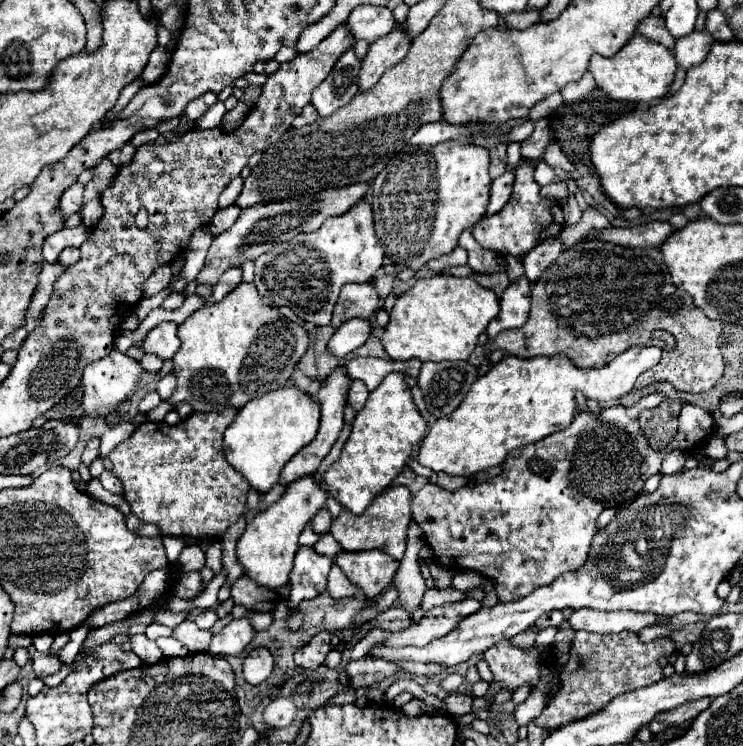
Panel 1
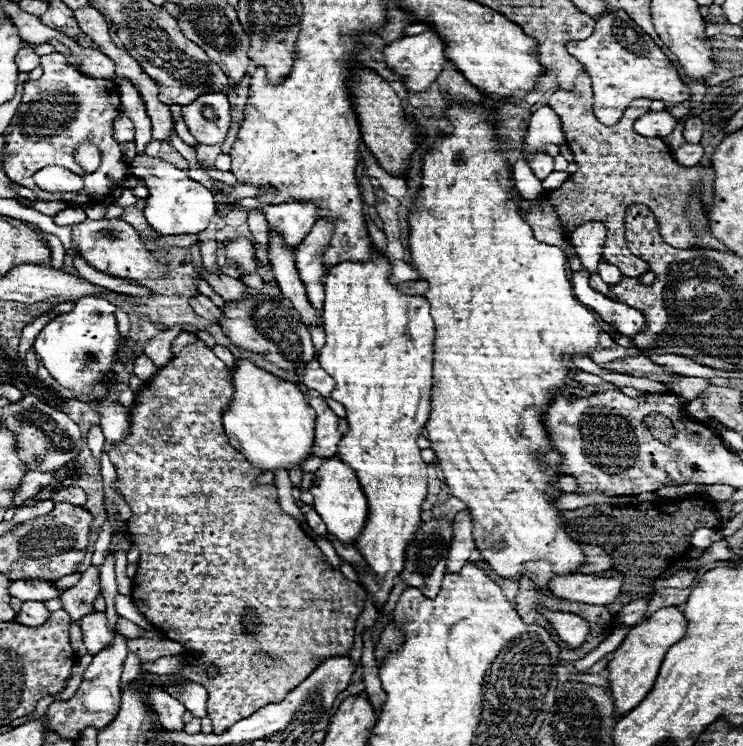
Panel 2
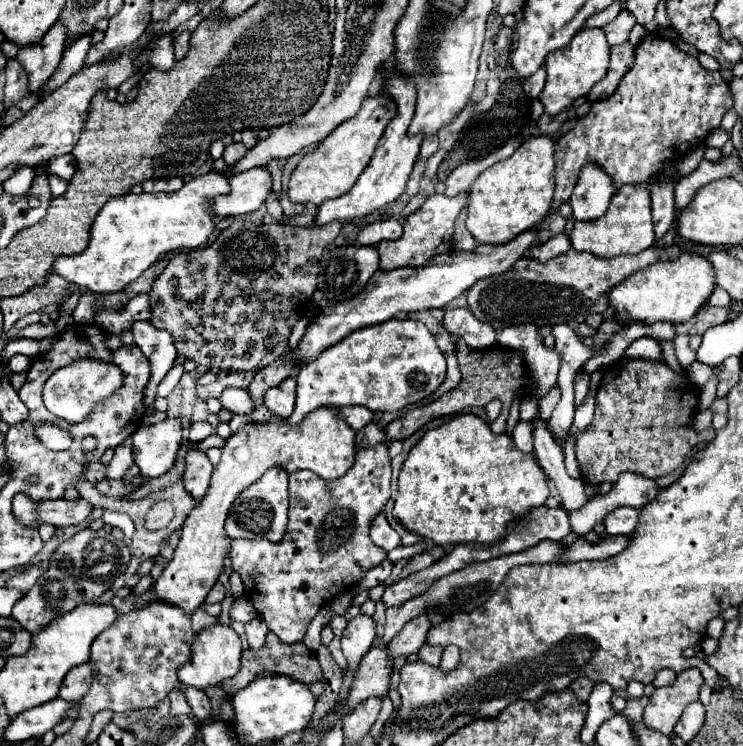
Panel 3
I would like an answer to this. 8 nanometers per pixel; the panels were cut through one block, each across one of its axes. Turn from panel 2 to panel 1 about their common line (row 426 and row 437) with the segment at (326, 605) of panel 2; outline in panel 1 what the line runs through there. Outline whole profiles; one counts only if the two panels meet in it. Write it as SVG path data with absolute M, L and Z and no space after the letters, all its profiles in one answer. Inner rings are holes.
M236 408L200 414L168 426L142 422L134 434L110 454L112 474L122 482L124 498L134 516L156 524L162 536L218 540L244 514L250 484L224 460L222 434L234 422Z

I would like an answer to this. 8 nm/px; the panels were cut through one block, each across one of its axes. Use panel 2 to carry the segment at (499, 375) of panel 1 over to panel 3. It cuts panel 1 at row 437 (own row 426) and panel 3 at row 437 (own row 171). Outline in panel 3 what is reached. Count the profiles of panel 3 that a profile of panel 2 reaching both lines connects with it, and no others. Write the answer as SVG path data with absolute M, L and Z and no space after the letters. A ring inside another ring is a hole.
M460 414L448 424L428 430L408 452L398 476L398 494L392 514L406 530L422 538L430 538L436 546L468 542L494 544L506 536L510 524L524 520L534 508L540 508L548 496L546 474L532 454L520 452L508 434L494 434L482 418Z

